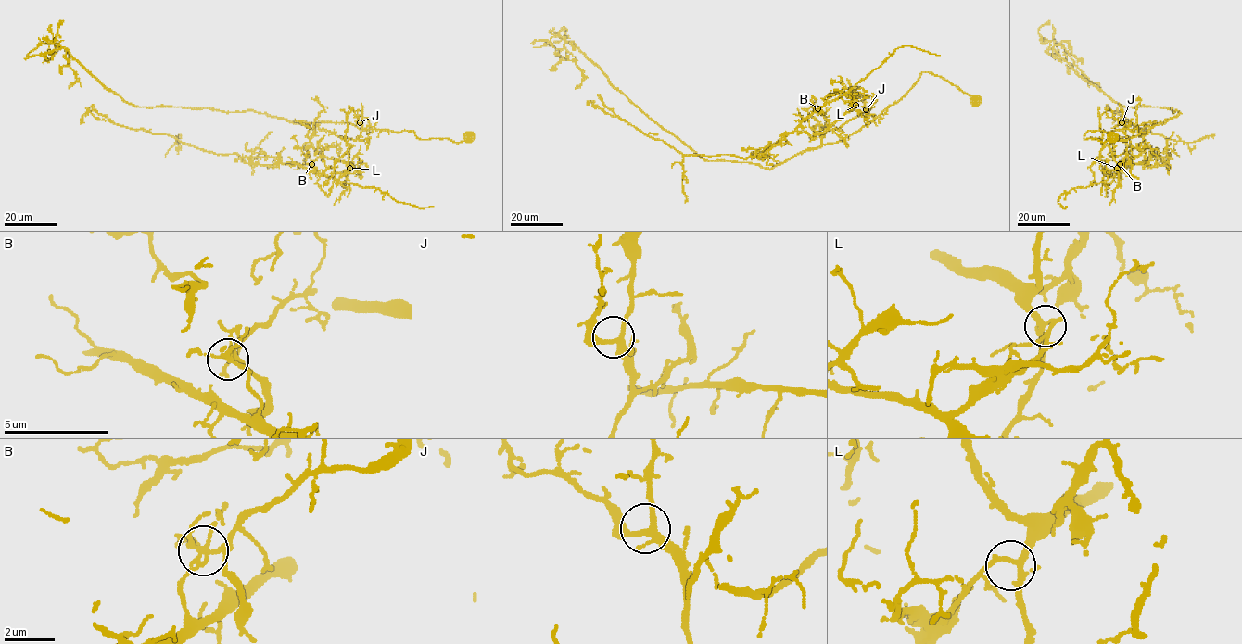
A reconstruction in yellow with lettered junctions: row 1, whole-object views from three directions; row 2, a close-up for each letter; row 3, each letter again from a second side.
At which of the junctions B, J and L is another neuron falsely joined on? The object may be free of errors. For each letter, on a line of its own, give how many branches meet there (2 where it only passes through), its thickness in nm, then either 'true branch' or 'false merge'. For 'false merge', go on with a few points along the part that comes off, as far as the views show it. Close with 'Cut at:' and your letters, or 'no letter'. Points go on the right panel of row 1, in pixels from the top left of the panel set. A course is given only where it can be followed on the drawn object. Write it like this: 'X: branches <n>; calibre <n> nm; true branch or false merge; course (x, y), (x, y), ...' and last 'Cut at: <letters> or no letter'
B: branches 7; calibre 200 nm; false merge; course (1120, 165), (1120, 171), (1134, 163), (1159, 165), (1171, 156), (1162, 135), (1140, 129), (1117, 112), (1112, 124)
J: branches 4; calibre 240 nm; true branch
L: branches 4; calibre 220 nm; true branch
Cut at: B

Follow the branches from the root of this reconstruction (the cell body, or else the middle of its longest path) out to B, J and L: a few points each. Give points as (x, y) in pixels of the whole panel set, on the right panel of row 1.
B: (1112, 134), (1104, 143), (1084, 139), (1088, 131), (1134, 130), (1155, 122), (1144, 136), (1145, 149), (1120, 165)
J: (1112, 134), (1104, 143), (1084, 139), (1088, 131), (1134, 130), (1144, 122), (1155, 122), (1127, 140), (1121, 122)
L: (1112, 134), (1104, 143), (1084, 139), (1088, 131), (1134, 130), (1155, 122), (1144, 136), (1145, 149), (1117, 168)

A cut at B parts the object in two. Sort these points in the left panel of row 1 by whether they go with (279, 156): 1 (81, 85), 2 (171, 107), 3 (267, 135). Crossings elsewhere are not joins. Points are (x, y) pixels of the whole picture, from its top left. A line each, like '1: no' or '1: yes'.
1: no
2: no
3: yes

